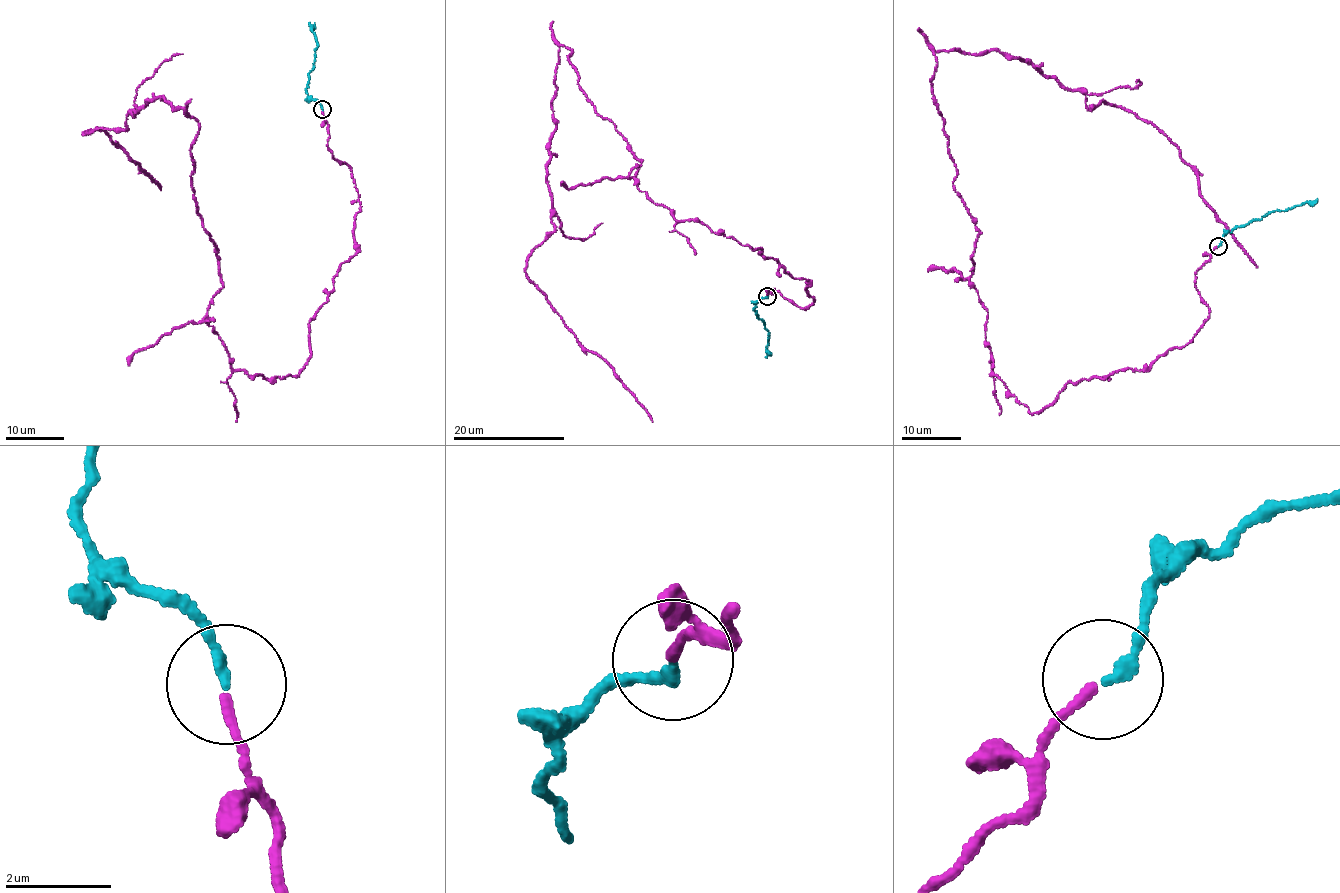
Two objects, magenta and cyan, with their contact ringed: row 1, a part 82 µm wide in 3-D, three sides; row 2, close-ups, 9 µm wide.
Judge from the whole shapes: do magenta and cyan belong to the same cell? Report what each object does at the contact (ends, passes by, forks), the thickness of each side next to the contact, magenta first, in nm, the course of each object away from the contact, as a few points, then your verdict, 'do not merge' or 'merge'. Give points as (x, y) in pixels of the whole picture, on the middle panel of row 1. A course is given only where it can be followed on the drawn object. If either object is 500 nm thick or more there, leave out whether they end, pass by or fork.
magenta ends there; cyan ends there; 160 nm thick on the magenta side, 190 nm on the other; magenta runs (768, 295), (814, 300), (763, 250), (639, 189), (642, 160), (561, 46), (554, 228), (525, 275), (652, 422); cyan runs (768, 296), (755, 305), (754, 310), (768, 331), (765, 357); merge

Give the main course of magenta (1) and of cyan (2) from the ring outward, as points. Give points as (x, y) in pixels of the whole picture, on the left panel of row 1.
1: (323, 111), (357, 250), (298, 375), (231, 368), (207, 323), (198, 123), (160, 95), (82, 132), (160, 190)
2: (322, 109), (315, 100), (308, 98), (306, 90), (317, 46), (308, 22)

